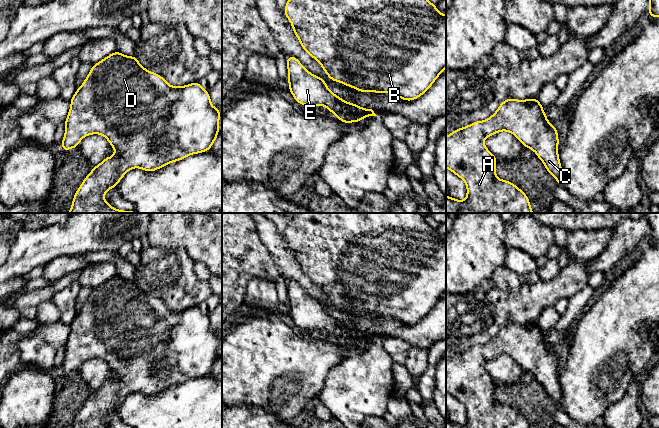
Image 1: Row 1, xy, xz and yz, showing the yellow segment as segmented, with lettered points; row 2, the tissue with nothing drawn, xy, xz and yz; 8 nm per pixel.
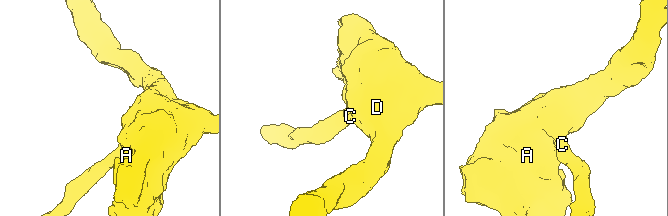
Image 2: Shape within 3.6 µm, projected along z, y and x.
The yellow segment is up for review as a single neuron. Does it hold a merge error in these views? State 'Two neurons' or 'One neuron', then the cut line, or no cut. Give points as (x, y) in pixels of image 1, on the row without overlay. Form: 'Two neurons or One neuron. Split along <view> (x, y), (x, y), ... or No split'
One neuron. No split

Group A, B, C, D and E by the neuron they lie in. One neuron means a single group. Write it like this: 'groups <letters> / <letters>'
groups A B C D E

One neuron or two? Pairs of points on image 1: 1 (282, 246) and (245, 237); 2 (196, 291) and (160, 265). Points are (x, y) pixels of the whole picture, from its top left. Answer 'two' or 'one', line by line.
1: two
2: one

